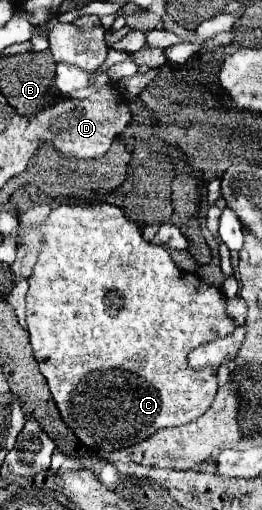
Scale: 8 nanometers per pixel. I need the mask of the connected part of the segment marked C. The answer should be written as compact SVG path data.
M61 204L49 212L49 216L35 226L41 232L43 238L43 248L39 252L37 264L33 266L33 274L29 278L29 292L25 296L27 302L27 330L31 336L31 346L33 346L33 356L39 362L41 374L47 378L49 390L57 402L57 408L63 416L63 422L77 434L77 438L89 446L89 448L103 448L103 450L115 450L121 446L137 444L145 438L149 438L155 430L167 428L167 426L183 426L189 424L197 418L201 418L213 404L215 394L217 394L217 368L207 366L201 370L193 370L187 364L187 354L201 346L207 344L215 338L225 338L235 330L235 322L227 316L227 298L225 294L215 288L205 284L201 278L197 278L191 272L183 272L177 268L177 264L171 260L169 252L153 242L147 242L141 234L141 228L127 220L123 210L115 204Z

